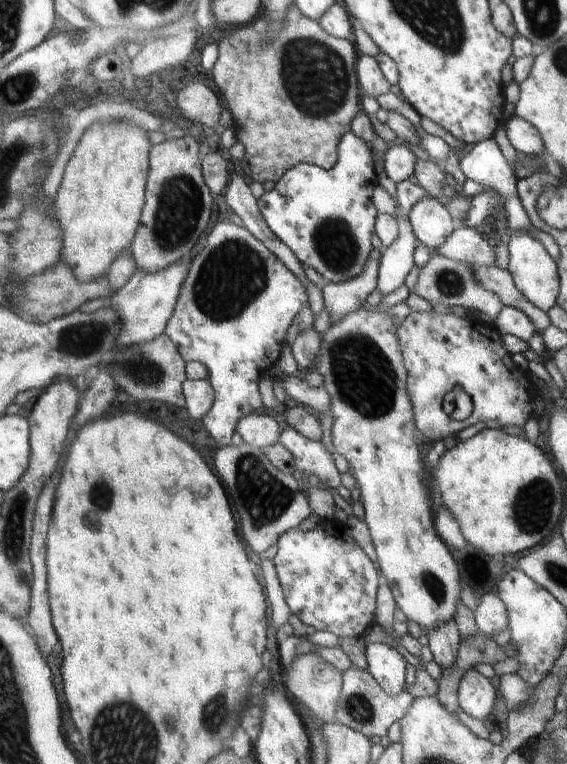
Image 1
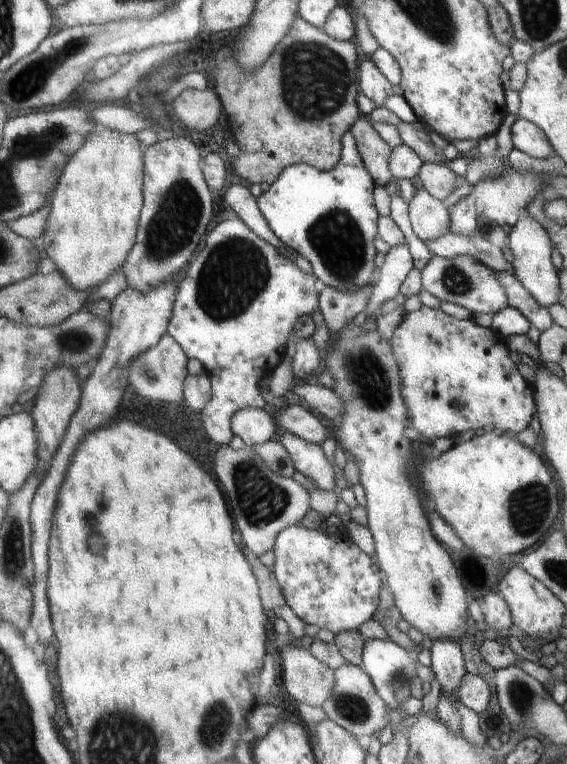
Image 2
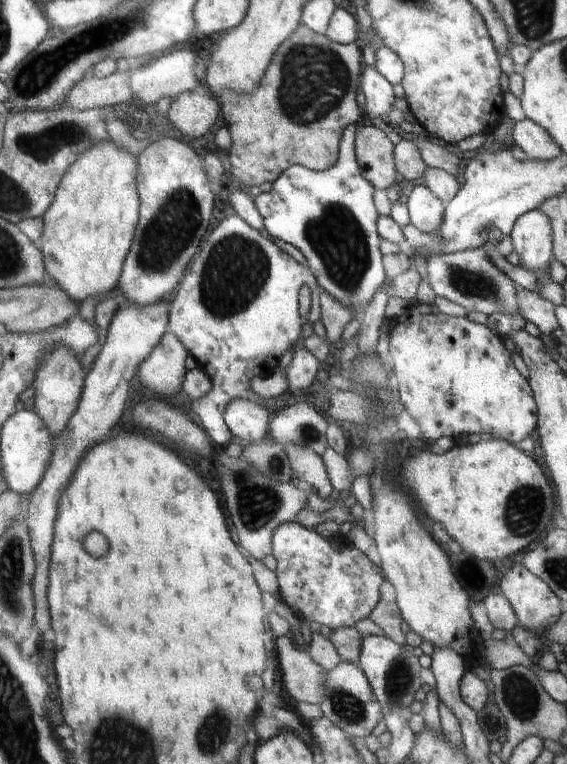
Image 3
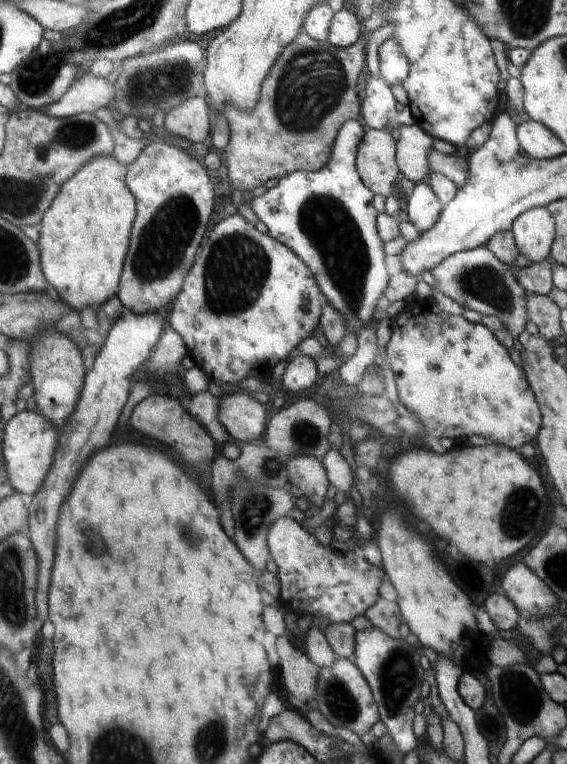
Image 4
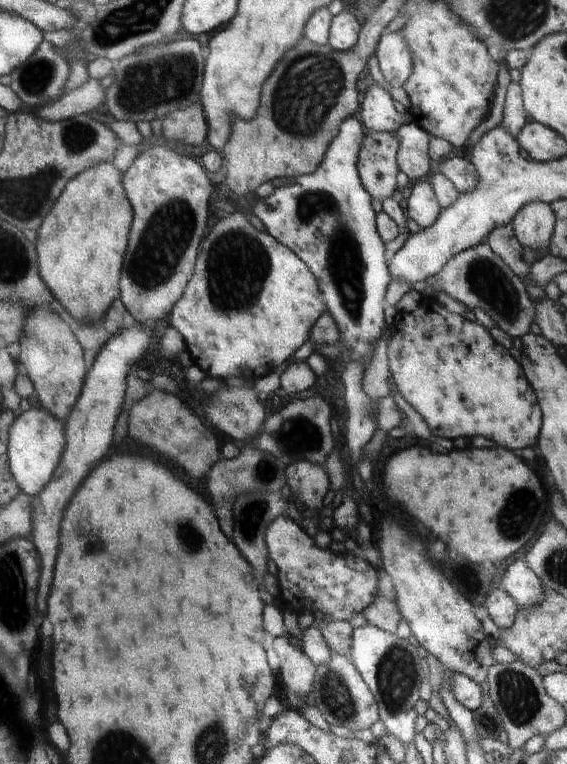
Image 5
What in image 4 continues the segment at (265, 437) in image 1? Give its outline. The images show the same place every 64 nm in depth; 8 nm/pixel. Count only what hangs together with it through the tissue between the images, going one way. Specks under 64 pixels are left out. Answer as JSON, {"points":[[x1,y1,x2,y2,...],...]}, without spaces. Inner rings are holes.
{"points":[[250,392,225,394,220,404,220,422,238,445,261,439,268,418,263,398]]}

